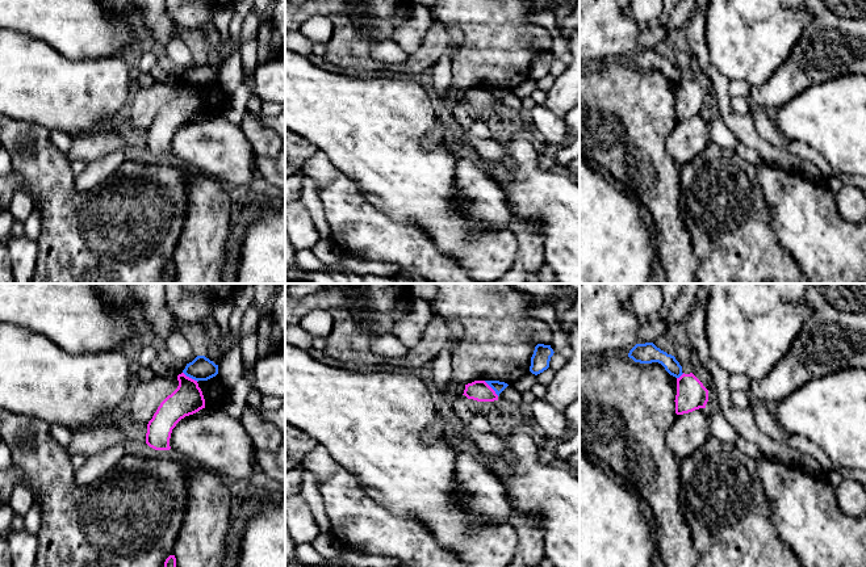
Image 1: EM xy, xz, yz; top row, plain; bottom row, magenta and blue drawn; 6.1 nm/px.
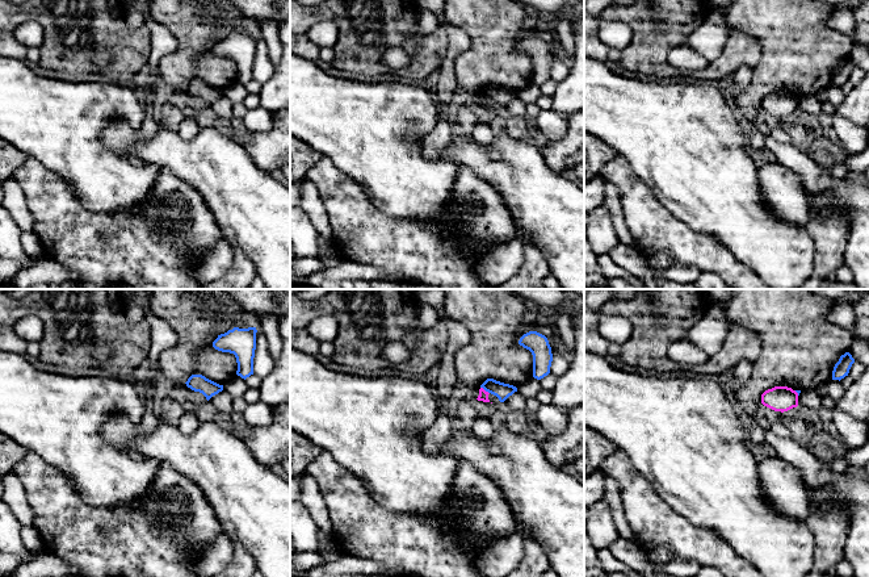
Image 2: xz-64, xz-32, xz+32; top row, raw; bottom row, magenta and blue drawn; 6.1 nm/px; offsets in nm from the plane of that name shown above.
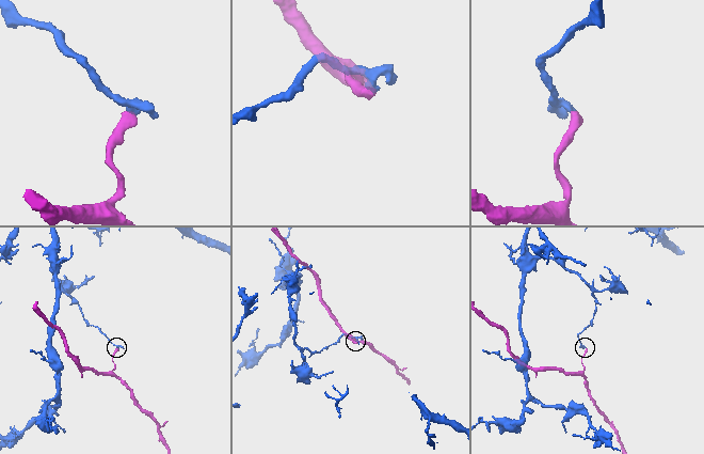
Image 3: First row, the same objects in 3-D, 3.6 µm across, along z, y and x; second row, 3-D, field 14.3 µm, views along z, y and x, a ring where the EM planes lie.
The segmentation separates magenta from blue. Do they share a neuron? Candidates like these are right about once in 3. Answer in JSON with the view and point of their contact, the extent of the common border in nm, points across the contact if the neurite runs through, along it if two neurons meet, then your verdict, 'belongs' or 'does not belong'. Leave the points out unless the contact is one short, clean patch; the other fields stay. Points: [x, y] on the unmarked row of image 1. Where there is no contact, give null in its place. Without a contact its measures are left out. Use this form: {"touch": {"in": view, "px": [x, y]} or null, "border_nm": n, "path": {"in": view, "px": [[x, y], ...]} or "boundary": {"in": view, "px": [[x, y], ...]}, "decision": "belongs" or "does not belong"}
{"touch": {"in": "xz", "px": [492, 95]}, "border_nm": 130, "boundary": {"in": "xz", "px": [[484, 87], [498, 101]]}, "decision": "does not belong"}

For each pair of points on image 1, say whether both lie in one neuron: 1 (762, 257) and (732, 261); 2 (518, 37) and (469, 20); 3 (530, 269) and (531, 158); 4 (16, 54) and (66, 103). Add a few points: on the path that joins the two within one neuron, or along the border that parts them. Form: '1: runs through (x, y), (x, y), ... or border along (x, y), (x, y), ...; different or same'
1: runs through (754, 261), (740, 261); same
2: runs through (506, 37), (502, 37), (485, 20), (481, 20); same
3: border along (513, 215), (539, 225), (542, 250); different
4: runs through (28, 66), (54, 91); same

